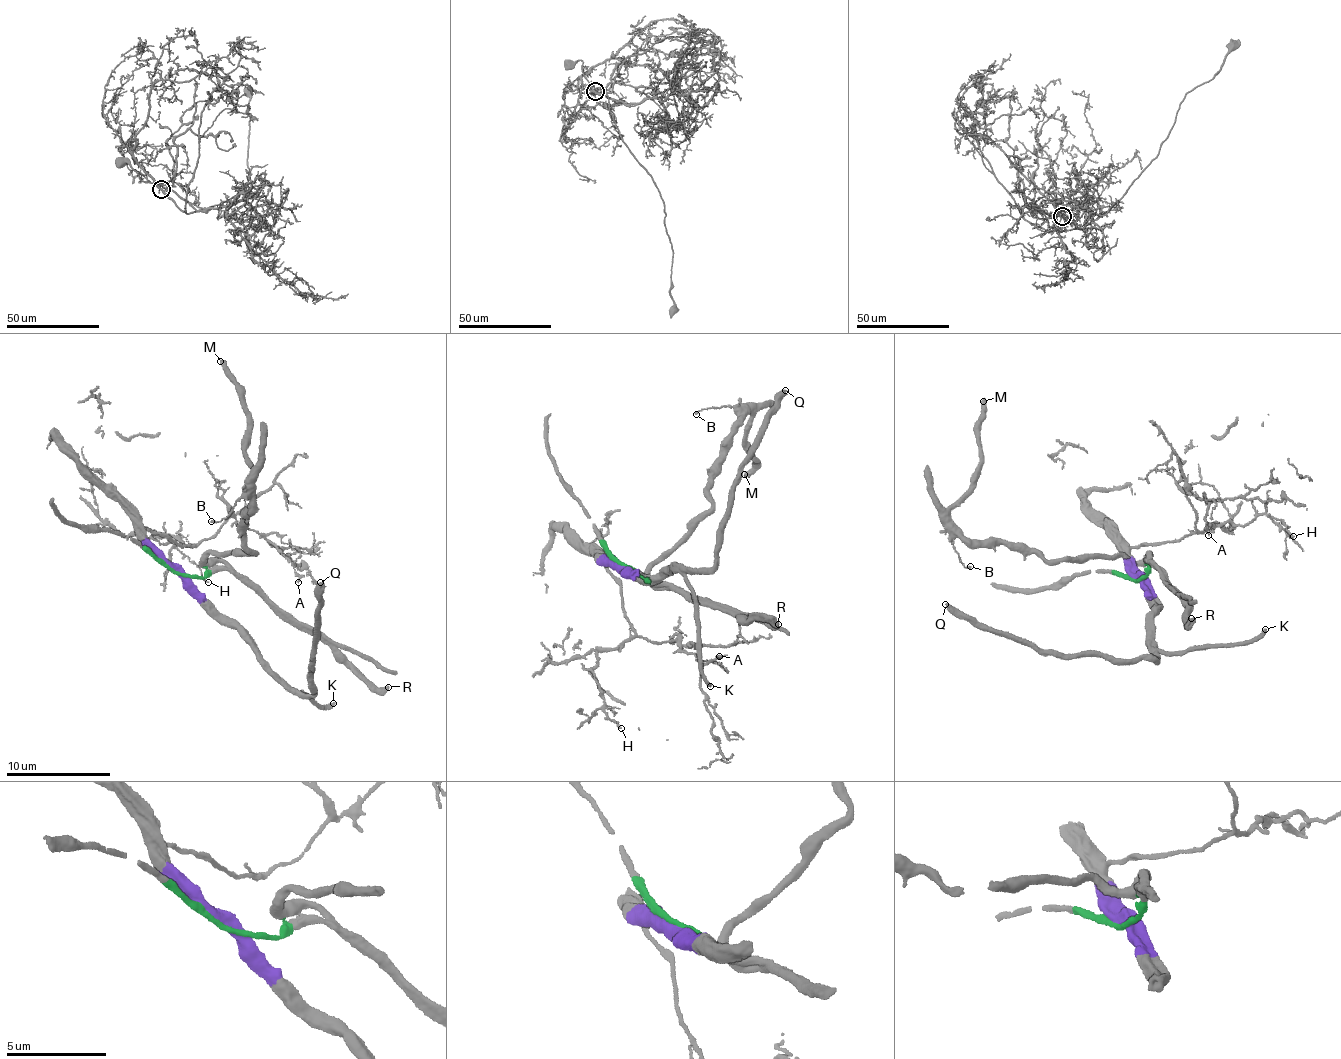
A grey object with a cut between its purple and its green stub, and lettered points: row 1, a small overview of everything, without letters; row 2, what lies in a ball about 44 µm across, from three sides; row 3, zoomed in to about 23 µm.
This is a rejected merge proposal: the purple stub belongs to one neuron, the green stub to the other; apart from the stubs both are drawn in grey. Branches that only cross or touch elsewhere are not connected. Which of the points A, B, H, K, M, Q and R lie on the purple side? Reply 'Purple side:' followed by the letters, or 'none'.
Purple side: A, H, K, Q

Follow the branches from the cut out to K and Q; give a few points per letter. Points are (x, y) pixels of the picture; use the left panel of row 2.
K: (174, 570), (222, 615), (277, 677), (322, 709), (333, 702)
Q: (174, 570), (282, 678), (311, 695), (315, 593), (320, 583)

